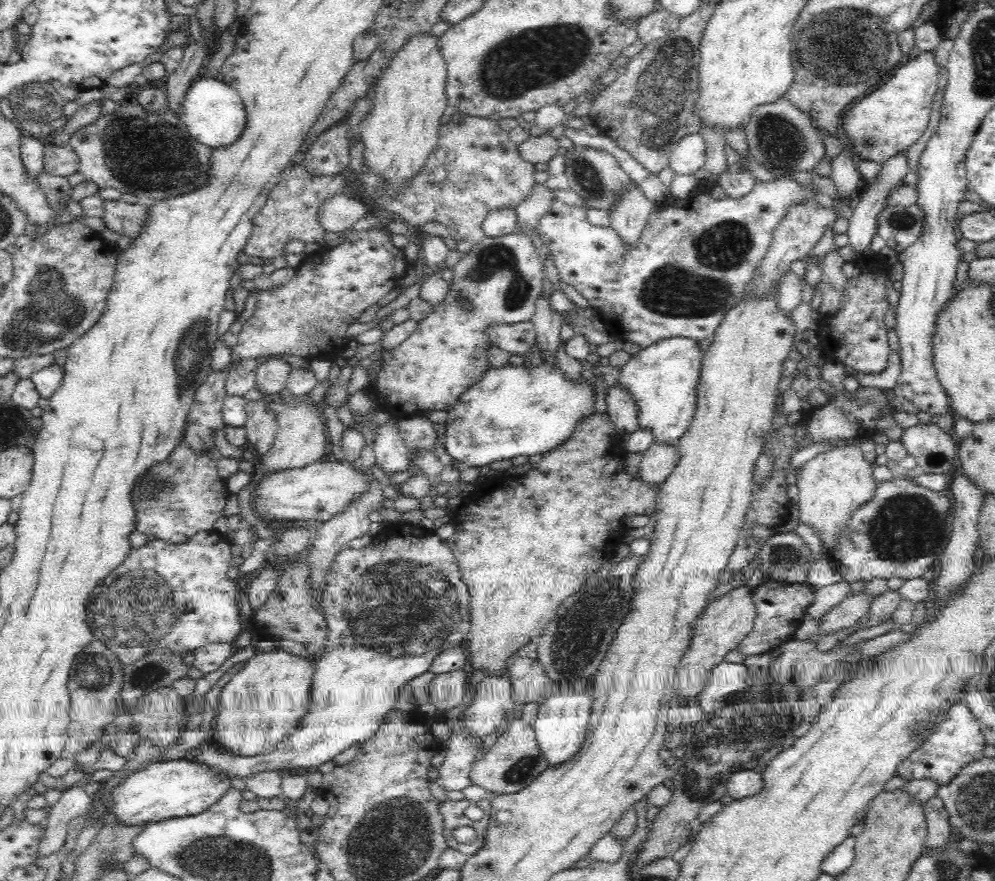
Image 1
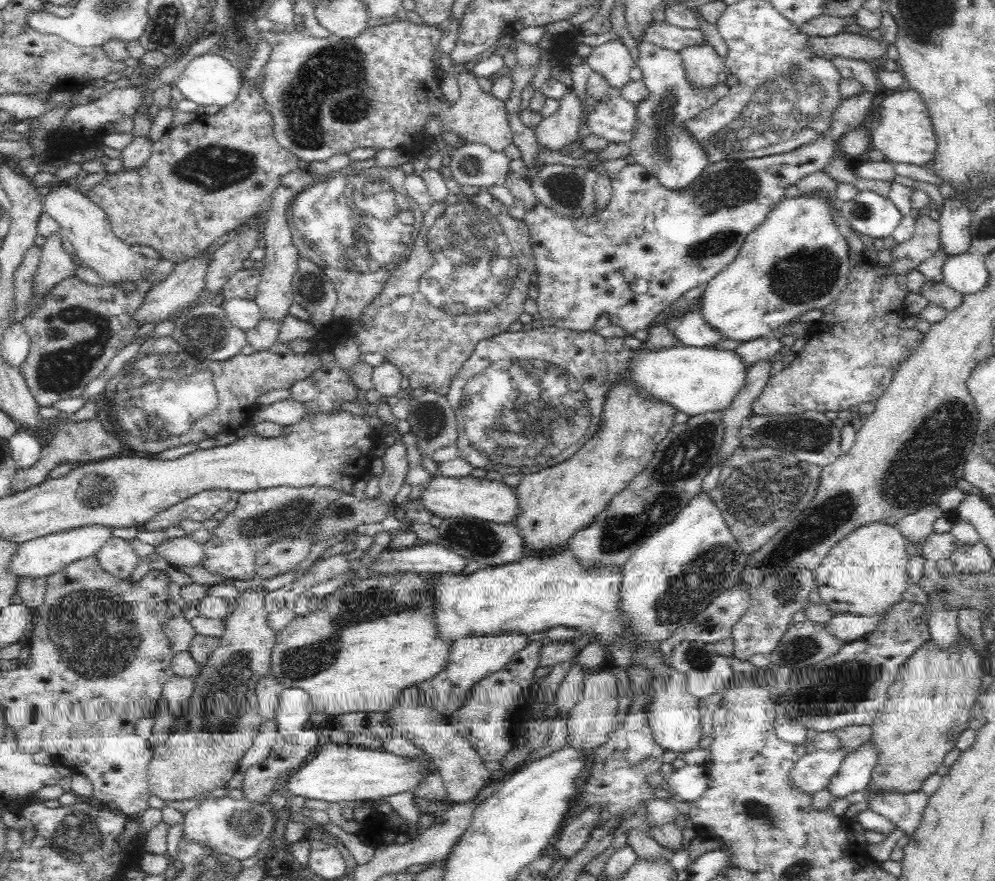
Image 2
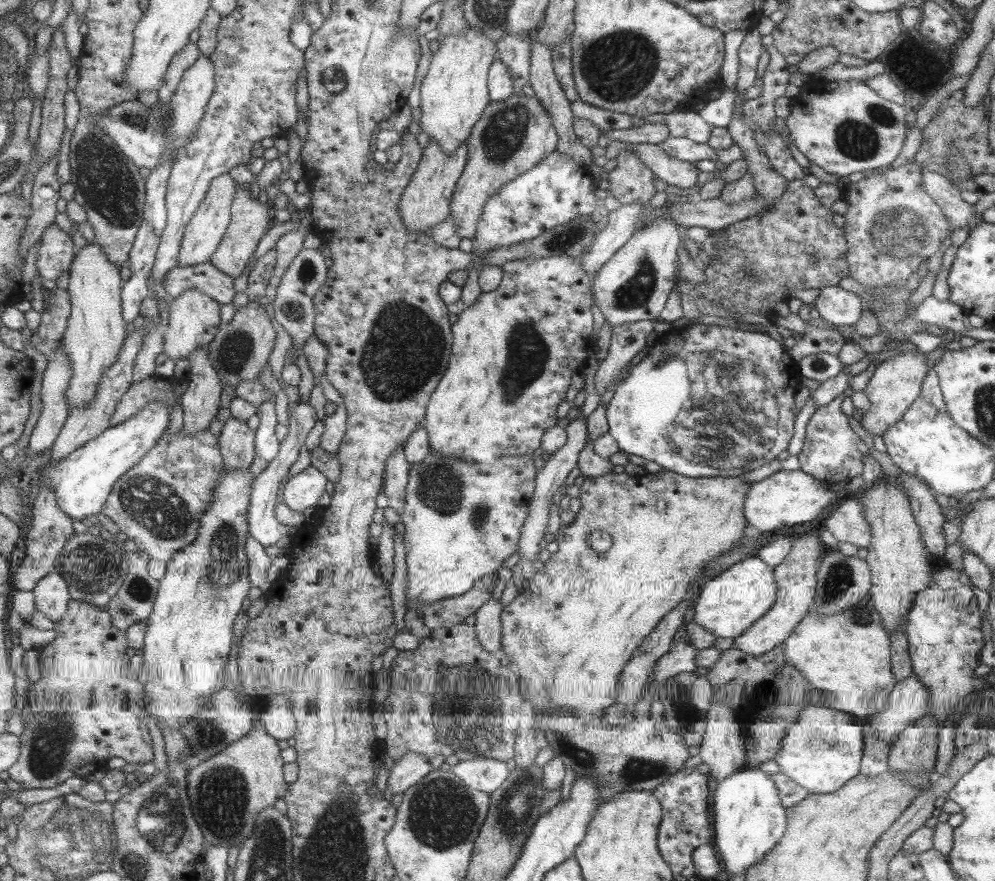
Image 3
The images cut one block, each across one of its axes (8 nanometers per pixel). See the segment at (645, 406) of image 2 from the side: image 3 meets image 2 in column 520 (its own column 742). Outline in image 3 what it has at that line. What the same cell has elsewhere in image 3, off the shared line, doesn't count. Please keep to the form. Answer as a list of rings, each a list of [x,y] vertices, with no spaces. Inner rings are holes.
[[[612,470],[603,473],[600,476],[584,477],[578,481],[580,494],[578,496],[581,508],[576,513],[572,524],[560,525],[555,534],[557,542],[557,551],[543,562],[543,568],[536,571],[530,578],[530,585],[524,592],[518,592],[509,605],[501,610],[501,652],[507,656],[510,667],[521,676],[521,692],[525,692],[526,701],[532,706],[529,712],[532,716],[532,728],[540,744],[544,745],[542,740],[542,728],[540,720],[550,715],[553,707],[567,707],[571,714],[580,721],[589,721],[597,723],[601,716],[601,710],[615,704],[614,697],[617,696],[617,680],[624,670],[623,666],[628,663],[631,650],[637,649],[643,638],[651,634],[662,619],[675,609],[678,604],[688,596],[690,586],[694,584],[696,578],[706,569],[706,566],[712,562],[712,558],[717,558],[729,552],[738,545],[738,540],[743,536],[745,528],[744,500],[750,490],[751,483],[744,481],[741,477],[703,477],[691,479],[686,476],[678,475],[676,472],[660,471],[643,474],[643,476],[631,476],[626,473],[614,473]],[[593,529],[609,532],[613,538],[612,545],[607,552],[595,552],[585,544],[585,537]]]

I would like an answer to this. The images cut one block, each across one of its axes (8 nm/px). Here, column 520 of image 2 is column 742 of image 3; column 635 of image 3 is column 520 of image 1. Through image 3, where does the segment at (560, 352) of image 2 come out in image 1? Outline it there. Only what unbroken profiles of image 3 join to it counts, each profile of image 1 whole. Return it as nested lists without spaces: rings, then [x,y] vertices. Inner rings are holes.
[[[554,359],[541,361],[531,367],[514,365],[510,361],[501,367],[488,366],[483,372],[483,378],[468,387],[455,402],[454,409],[448,412],[444,447],[463,466],[482,469],[490,462],[498,460],[545,455],[567,439],[579,422],[596,414],[596,391],[592,385],[593,382],[588,379],[586,372],[573,381],[568,379]]]

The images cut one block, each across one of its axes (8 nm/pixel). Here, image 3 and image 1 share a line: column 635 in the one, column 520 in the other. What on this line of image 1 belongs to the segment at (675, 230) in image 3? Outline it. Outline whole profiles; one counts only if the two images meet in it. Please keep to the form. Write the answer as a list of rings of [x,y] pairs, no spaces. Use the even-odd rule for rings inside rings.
[[[516,230],[502,236],[487,236],[473,245],[468,253],[462,255],[462,262],[454,268],[456,274],[445,301],[433,306],[429,316],[422,322],[417,322],[416,332],[408,336],[402,344],[384,352],[390,353],[390,356],[384,358],[384,372],[378,374],[378,392],[384,398],[388,398],[388,406],[384,406],[382,411],[392,410],[391,416],[401,419],[424,415],[429,411],[451,412],[459,396],[468,387],[478,383],[489,366],[486,349],[490,340],[486,328],[500,323],[516,324],[520,321],[530,321],[531,316],[535,314],[535,302],[538,295],[543,292],[545,277],[542,259],[530,235]],[[462,298],[469,302],[469,309],[462,307]]]

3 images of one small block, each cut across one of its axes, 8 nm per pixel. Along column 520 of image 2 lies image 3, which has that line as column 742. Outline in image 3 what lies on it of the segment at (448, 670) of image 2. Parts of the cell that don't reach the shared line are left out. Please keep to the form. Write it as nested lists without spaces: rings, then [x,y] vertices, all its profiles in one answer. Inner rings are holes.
[[[811,535],[795,536],[792,539],[787,556],[777,566],[772,567],[778,586],[776,602],[769,612],[733,640],[731,648],[741,650],[749,656],[761,656],[761,654],[772,651],[777,645],[784,643],[792,635],[793,629],[808,614],[808,608],[811,607],[815,595],[816,575],[818,574],[819,560],[822,559],[821,550],[826,550],[821,547],[821,544],[819,538],[814,538]]]

